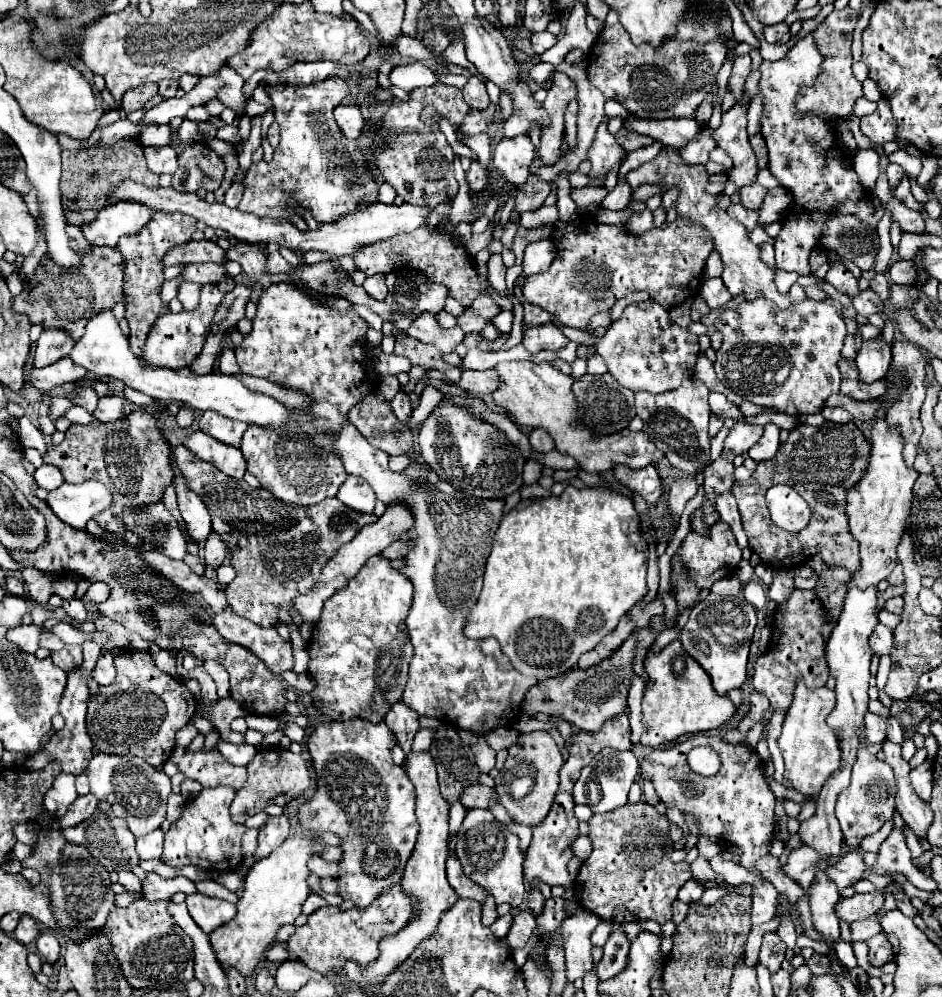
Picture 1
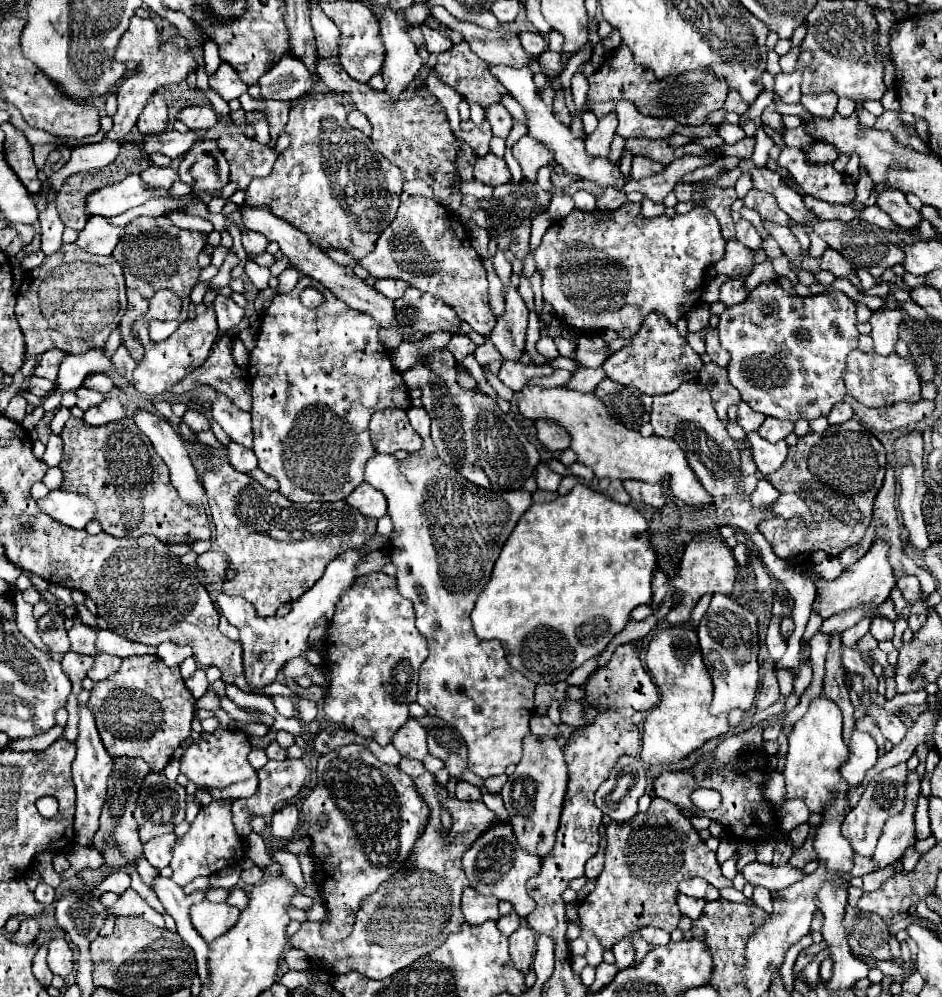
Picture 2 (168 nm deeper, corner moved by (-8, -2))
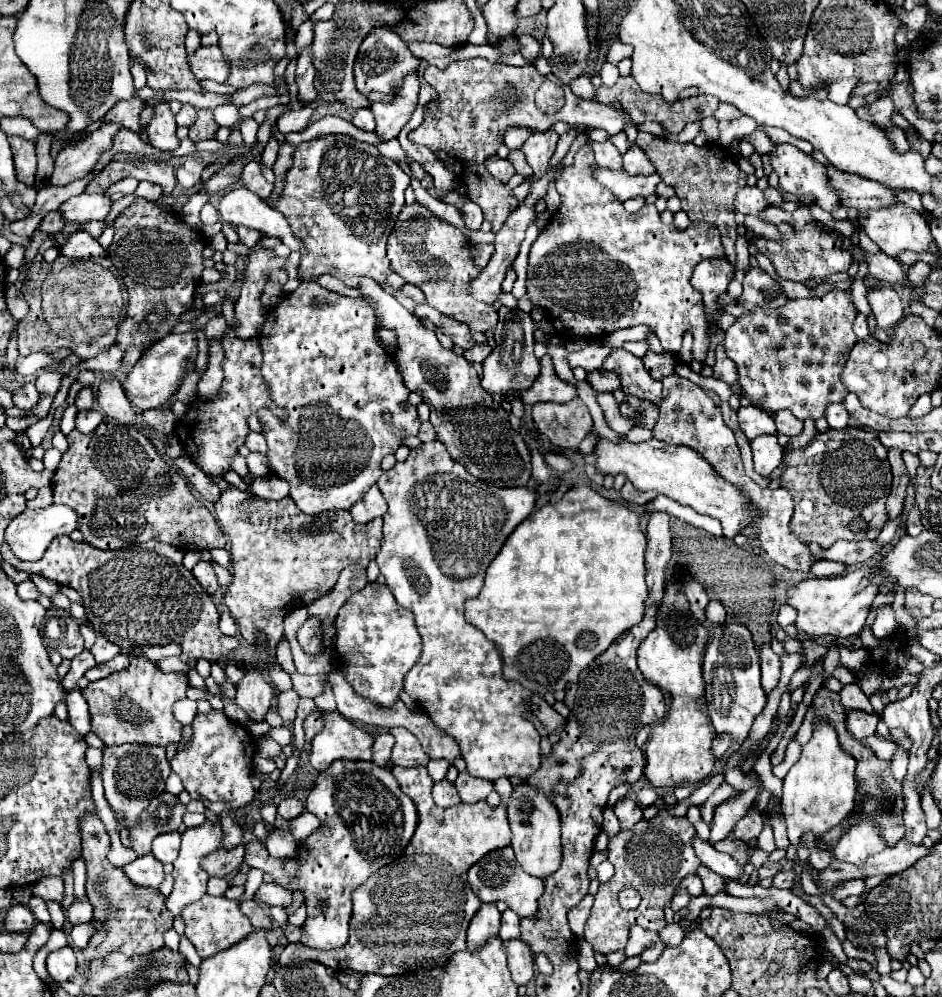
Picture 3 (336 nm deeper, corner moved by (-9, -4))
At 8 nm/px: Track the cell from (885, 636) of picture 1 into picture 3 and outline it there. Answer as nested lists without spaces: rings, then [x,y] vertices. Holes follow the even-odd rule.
[[[888,605],[878,607],[878,615],[876,615],[876,621],[874,621],[874,625],[872,625],[874,637],[876,637],[876,639],[890,637],[890,635],[894,633],[894,627],[896,627],[896,619],[894,619],[892,607],[888,607]]]

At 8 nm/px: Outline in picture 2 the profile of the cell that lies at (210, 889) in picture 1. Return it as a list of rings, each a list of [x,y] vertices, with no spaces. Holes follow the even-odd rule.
[[[233,889],[231,893],[229,893],[229,899],[227,899],[231,905],[235,905],[237,909],[245,909],[247,907],[247,903],[249,903],[249,897],[247,897],[247,893],[243,891],[243,889]]]

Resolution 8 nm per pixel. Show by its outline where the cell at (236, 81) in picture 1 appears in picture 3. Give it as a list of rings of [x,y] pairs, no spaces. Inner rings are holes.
[[[200,47],[188,63],[198,79],[210,79],[216,83],[226,83],[228,79],[228,63],[220,47]]]

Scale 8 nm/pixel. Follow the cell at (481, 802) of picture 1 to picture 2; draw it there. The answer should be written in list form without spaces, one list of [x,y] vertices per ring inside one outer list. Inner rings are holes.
[[[457,781],[457,785],[455,785],[455,797],[461,799],[461,801],[469,801],[469,799],[475,801],[475,799],[481,799],[483,795],[481,795],[479,787],[475,787],[475,785],[467,783],[467,781]]]

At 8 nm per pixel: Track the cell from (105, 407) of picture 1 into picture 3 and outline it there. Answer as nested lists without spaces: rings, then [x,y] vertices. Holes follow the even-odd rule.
[[[90,409],[90,411],[82,411],[82,413],[78,413],[78,417],[76,417],[76,429],[80,429],[80,431],[94,431],[100,423],[104,421],[104,415],[100,413],[100,411],[96,411],[96,409]]]

